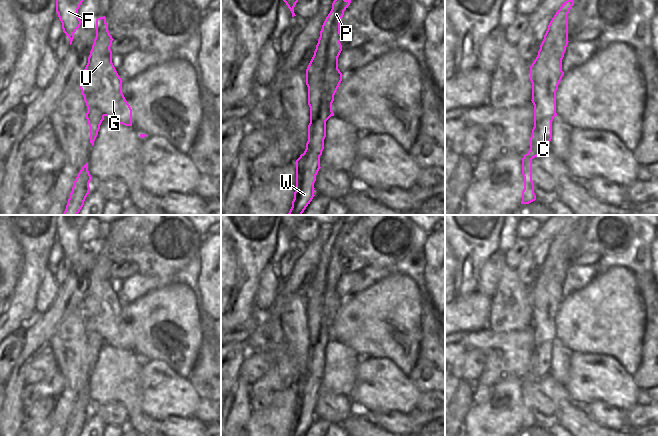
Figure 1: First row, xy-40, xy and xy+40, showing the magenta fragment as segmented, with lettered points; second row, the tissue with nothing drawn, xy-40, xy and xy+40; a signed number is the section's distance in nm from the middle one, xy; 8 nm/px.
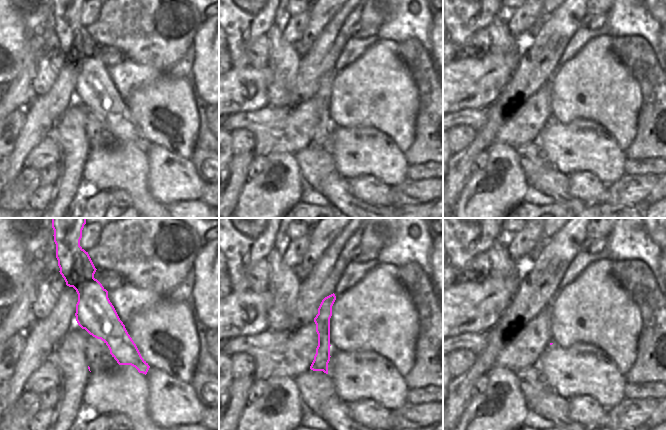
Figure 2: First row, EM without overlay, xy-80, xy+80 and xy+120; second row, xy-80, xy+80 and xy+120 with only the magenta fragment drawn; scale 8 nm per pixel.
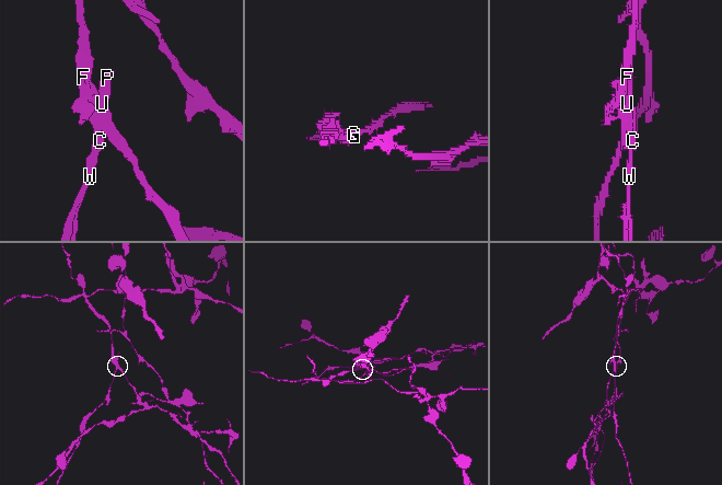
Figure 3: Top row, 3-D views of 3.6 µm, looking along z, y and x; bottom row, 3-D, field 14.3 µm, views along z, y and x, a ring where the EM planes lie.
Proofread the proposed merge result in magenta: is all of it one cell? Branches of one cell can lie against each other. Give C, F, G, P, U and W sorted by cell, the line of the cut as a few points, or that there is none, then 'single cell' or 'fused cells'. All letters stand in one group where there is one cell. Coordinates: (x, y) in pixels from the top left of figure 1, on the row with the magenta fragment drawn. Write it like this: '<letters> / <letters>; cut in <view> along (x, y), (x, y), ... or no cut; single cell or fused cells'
C F G P U / W; cut in xy along (306, 147), (313, 153), (320, 155); fused cells

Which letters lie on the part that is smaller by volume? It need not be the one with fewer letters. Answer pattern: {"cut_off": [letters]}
{"cut_off": ["W"]}

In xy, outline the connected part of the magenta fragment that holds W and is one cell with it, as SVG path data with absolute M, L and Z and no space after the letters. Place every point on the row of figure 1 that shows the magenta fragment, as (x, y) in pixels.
M309 148L296 160L296 190L288 215L302 215L312 201L314 183L320 167L320 155L313 154Z

